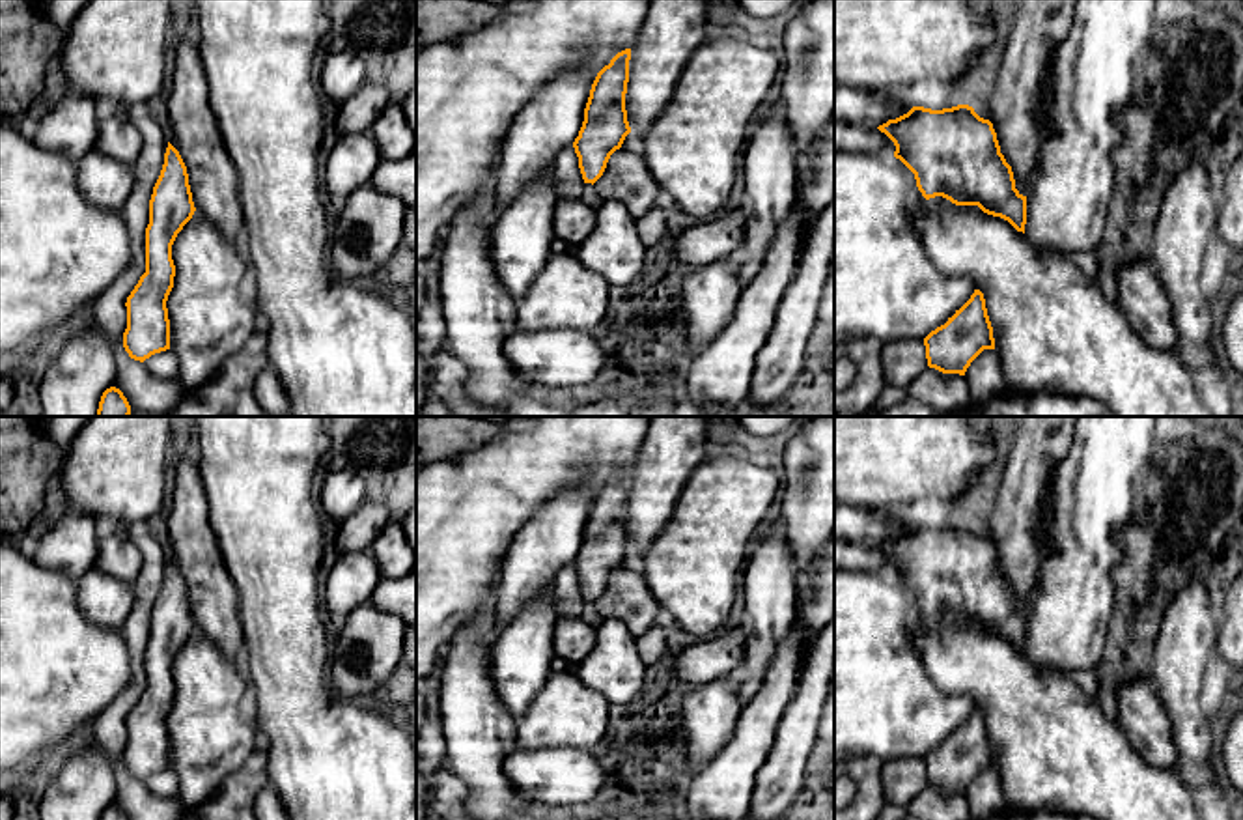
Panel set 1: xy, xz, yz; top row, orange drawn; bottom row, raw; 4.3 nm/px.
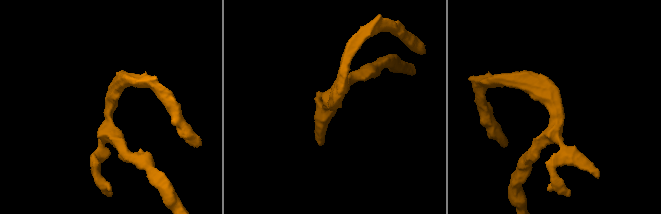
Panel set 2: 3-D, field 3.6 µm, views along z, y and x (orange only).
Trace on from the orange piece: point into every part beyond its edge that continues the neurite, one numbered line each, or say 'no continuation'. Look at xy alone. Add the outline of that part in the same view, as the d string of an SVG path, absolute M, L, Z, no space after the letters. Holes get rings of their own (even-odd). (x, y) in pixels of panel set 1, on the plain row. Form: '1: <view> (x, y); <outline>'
1: xy (213, 598); M192 450L172 461L175 488L168 517L170 562L179 570L196 629L203 631L237 667L244 669L244 633L237 587L224 564L209 519L209 502Z

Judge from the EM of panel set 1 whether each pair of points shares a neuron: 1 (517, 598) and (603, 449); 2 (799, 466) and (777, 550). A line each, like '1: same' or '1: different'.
1: different
2: different

